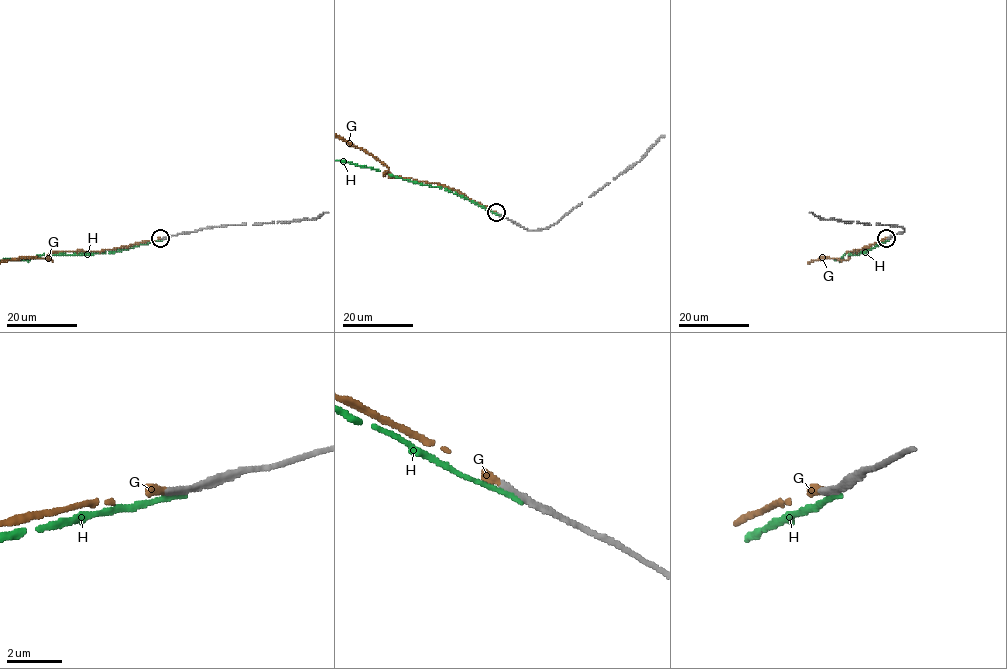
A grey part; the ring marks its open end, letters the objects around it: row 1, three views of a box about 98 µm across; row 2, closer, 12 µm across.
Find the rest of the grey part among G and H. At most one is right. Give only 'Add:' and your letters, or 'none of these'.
Add: G

